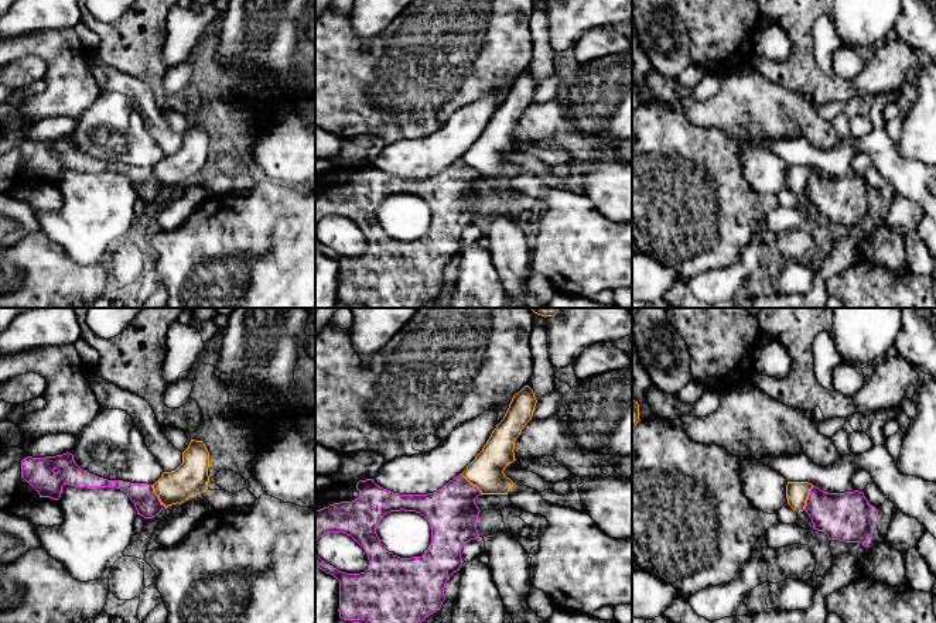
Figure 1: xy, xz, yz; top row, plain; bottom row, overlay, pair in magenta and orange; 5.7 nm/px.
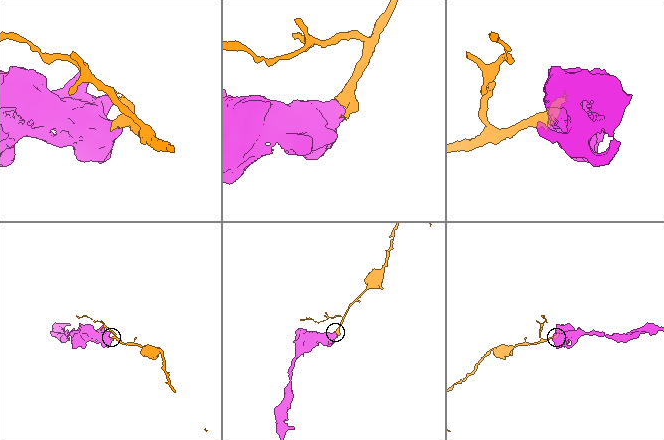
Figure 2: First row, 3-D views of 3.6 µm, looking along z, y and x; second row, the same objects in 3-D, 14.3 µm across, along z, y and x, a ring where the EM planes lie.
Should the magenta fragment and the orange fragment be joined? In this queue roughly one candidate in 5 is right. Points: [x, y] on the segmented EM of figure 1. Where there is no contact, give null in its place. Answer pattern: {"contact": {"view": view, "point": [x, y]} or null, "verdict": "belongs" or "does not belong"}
{"contact": {"view": "xy", "point": [157, 496]}, "verdict": "does not belong"}

